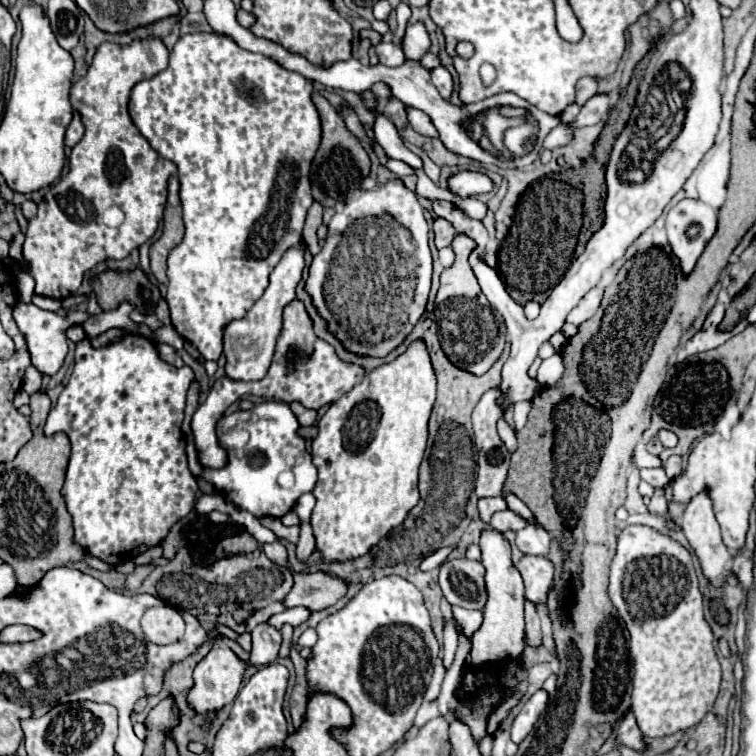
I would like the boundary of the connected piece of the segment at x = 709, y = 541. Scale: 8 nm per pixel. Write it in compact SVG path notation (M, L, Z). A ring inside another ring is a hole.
M698 494L698 496L686 506L680 524L682 524L682 530L684 530L686 538L688 538L692 550L694 550L698 562L700 562L700 566L702 566L702 572L704 572L706 580L708 580L714 588L722 588L724 582L726 582L726 578L728 578L728 564L730 564L732 556L730 556L728 548L726 548L724 542L722 542L720 526L718 526L716 518L714 518L710 498L704 496L704 494Z

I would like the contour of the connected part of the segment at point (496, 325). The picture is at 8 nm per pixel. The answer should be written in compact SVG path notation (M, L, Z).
M456 234L456 238L452 240L452 248L456 252L456 260L450 268L442 272L440 290L436 294L440 346L454 366L474 376L482 376L504 352L506 344L504 318L490 306L490 302L486 302L486 296L482 294L478 280L470 268L468 256L476 248L476 242L466 234Z

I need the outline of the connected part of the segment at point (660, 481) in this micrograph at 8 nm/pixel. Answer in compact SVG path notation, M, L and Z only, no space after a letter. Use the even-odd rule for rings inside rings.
M663 468L642 469L640 470L640 475L642 480L646 481L654 488L667 488L670 483Z

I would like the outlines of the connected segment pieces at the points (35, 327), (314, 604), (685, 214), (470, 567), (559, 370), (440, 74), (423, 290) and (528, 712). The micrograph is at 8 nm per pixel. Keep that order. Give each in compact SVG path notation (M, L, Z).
M18 302L14 308L14 320L16 320L20 332L26 336L28 350L32 354L32 364L42 374L56 374L60 370L60 366L64 364L64 358L66 358L66 352L68 352L66 330L70 326L84 324L88 318L90 318L90 314L82 312L82 310L68 310L64 316L60 316L56 312L46 312L46 310L36 308L34 304L24 304L24 302Z
M326 572L298 574L296 586L282 600L282 604L286 608L304 606L310 612L314 612L314 610L324 610L324 608L332 606L344 594L346 594L346 584Z
M684 198L668 212L666 232L682 272L690 274L704 246L716 232L716 212L700 200Z
M446 560L440 566L440 588L452 606L482 610L486 604L484 570L478 560Z
M556 352L554 356L542 360L542 364L540 364L540 368L538 368L536 380L538 380L540 384L544 384L544 386L554 386L554 384L558 384L558 380L560 380L562 374L564 374L562 356Z
M438 66L430 72L430 78L432 78L432 84L436 86L436 90L440 92L440 96L444 100L450 100L452 96L452 90L454 90L454 80L452 80L452 74L444 68L444 66Z
M388 180L386 184L378 184L376 190L362 192L358 200L346 202L344 208L332 216L326 242L310 264L306 290L312 294L314 306L346 350L362 356L386 356L412 332L414 324L424 314L430 278L432 256L428 248L428 224L424 220L424 208L420 206L416 194L402 184L402 180Z
M538 690L522 704L520 712L512 720L512 740L516 744L520 744L526 738L526 734L530 734L530 730L534 728L534 722L538 720L542 710L546 708L546 702L548 702L548 692Z

